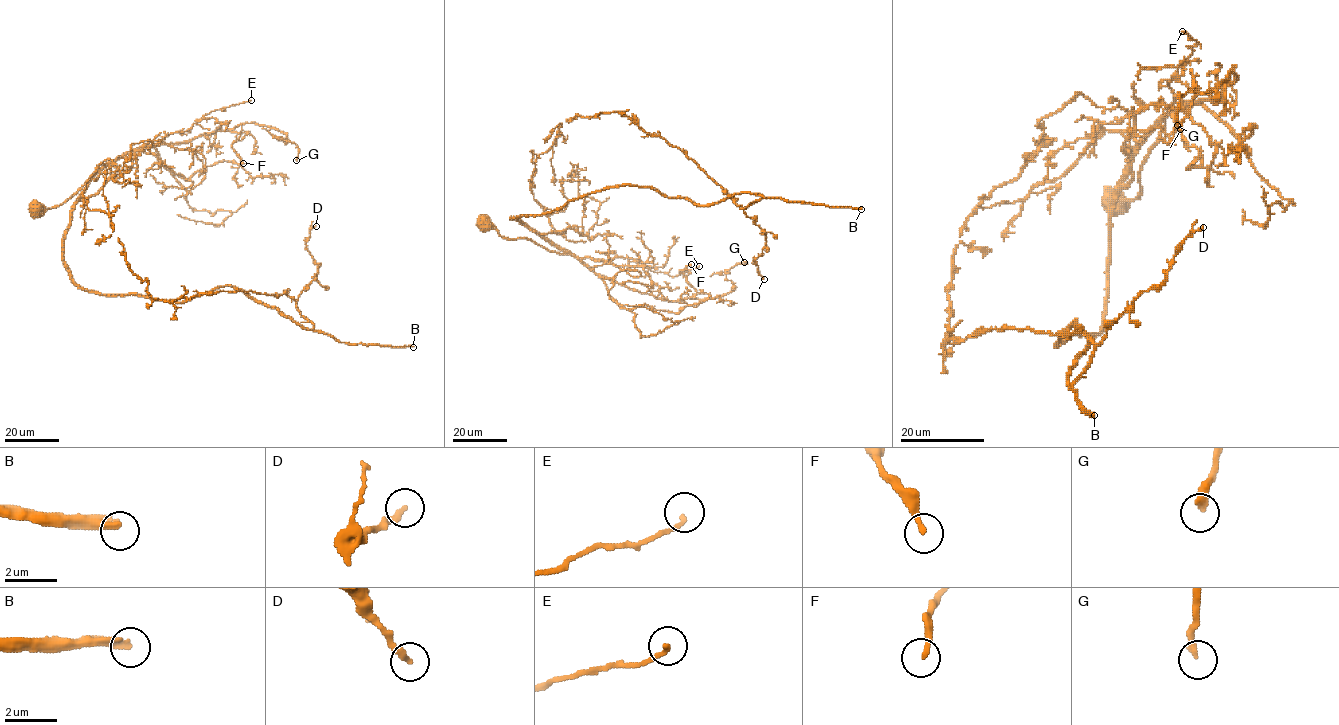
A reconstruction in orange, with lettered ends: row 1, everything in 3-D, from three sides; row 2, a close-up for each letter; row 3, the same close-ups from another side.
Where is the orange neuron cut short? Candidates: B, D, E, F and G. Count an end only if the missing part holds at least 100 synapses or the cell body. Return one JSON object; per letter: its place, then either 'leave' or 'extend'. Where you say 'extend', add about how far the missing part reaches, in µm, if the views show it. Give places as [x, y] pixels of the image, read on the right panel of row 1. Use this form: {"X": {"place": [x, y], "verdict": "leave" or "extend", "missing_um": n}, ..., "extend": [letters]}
{"B": {"place": [1094, 415], "verdict": "extend", "missing_um": 350}, "D": {"place": [1203, 227], "verdict": "leave"}, "E": {"place": [1182, 31], "verdict": "leave"}, "F": {"place": [1180, 129], "verdict": "leave"}, "G": {"place": [1177, 125], "verdict": "leave"}, "extend": ["B"]}

